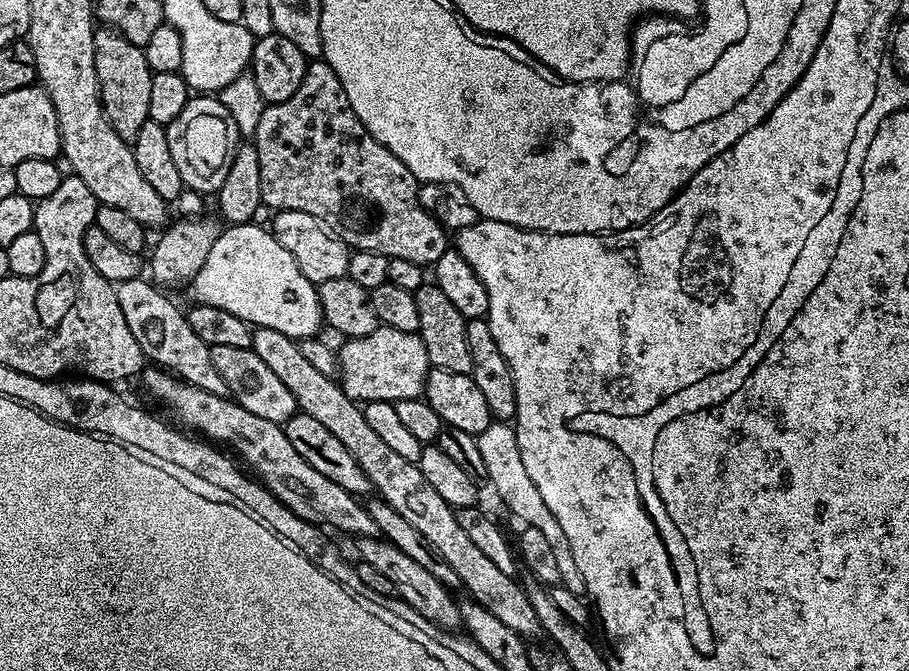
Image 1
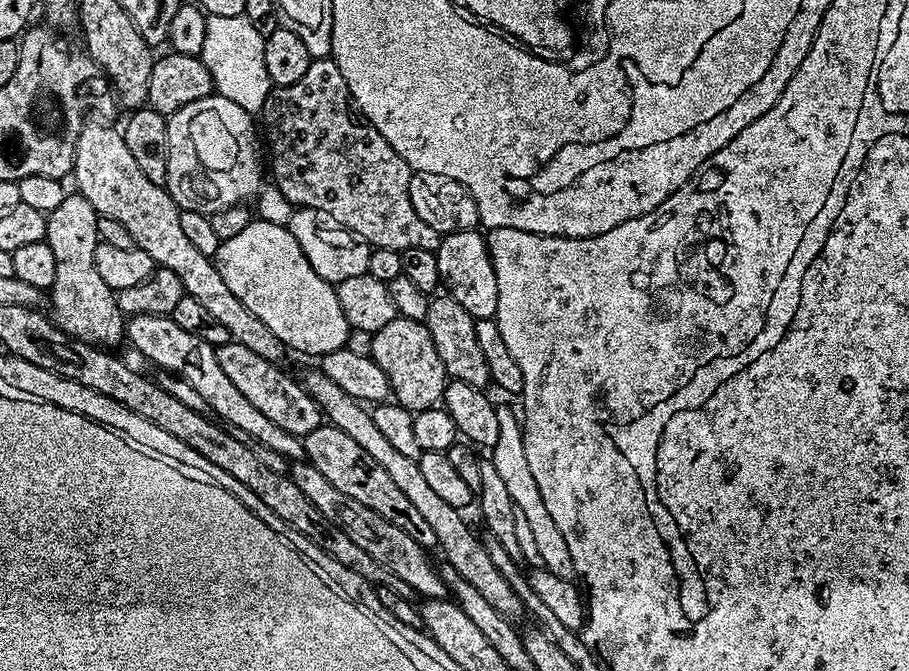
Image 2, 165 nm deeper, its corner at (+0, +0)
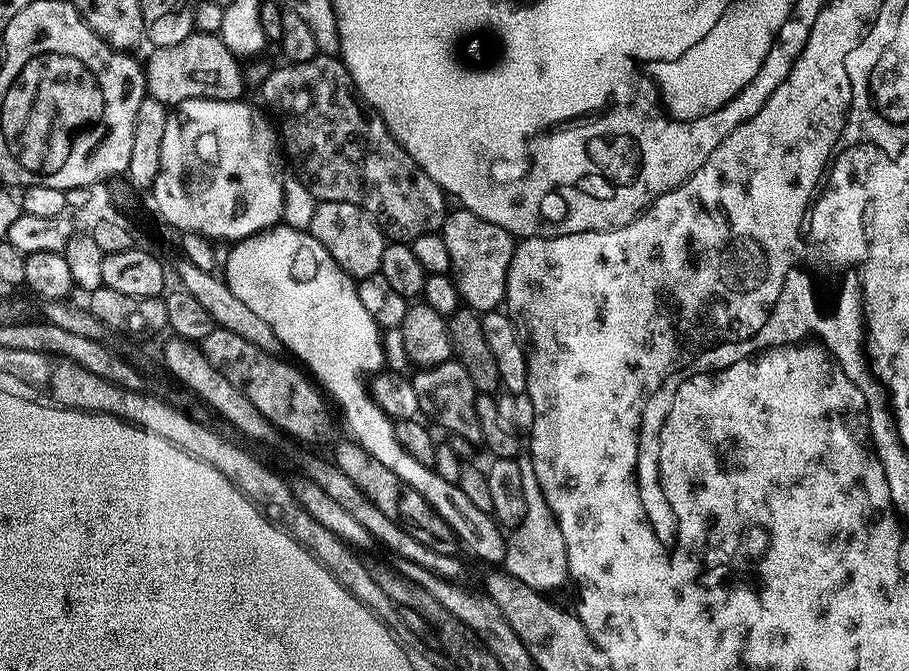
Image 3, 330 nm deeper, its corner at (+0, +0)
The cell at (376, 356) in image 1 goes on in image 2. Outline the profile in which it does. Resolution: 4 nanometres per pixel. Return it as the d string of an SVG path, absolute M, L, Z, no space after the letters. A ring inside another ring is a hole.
M396 315L390 322L386 322L386 326L382 326L382 330L371 333L370 340L371 358L378 362L378 366L382 366L392 387L391 395L395 403L415 414L427 408L435 408L443 401L444 386L449 376L441 358L438 358L430 330L424 322Z

